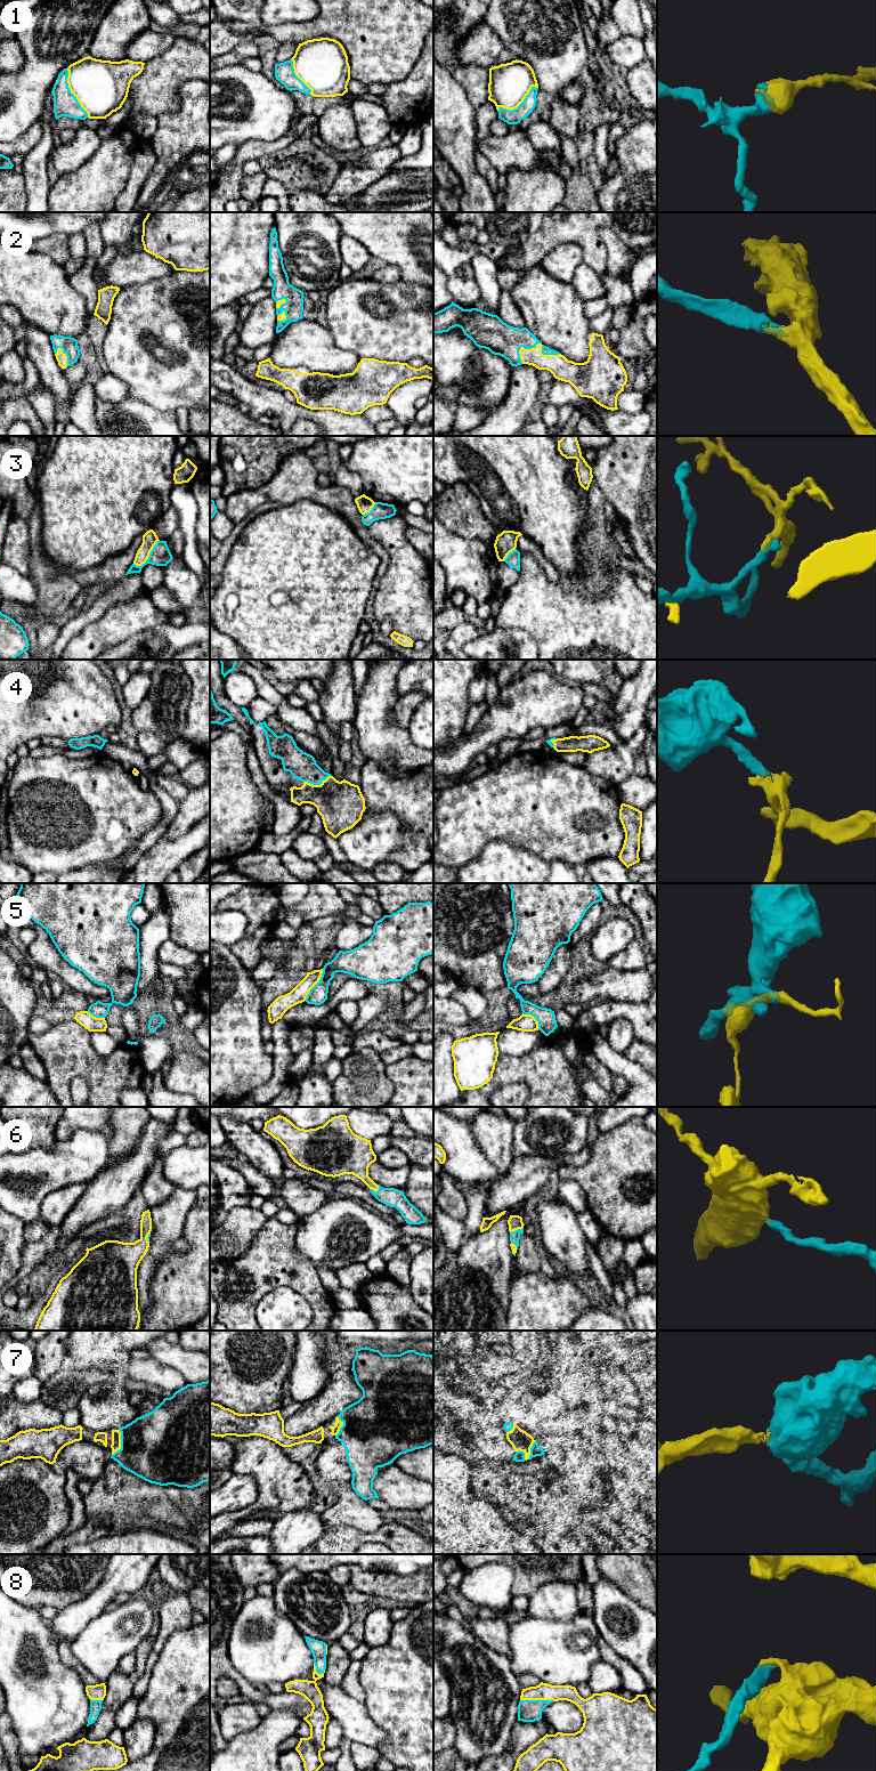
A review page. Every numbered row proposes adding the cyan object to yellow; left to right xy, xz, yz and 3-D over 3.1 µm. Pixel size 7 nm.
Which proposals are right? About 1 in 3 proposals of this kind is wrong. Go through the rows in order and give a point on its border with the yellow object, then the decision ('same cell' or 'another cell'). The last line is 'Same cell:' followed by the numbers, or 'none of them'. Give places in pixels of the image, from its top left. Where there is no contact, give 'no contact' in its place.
1: contact xy (71, 91); same cell
2: contact yz (542, 345); same cell
3: contact xy (148, 556); another cell
4: contact xz (317, 785); same cell
5: contact xz (315, 984); another cell
6: contact xz (375, 1191); same cell
7: contact xy (120, 1442); same cell
8: contact yz (537, 1699); same cell
Same cell: 1, 2, 4, 6, 7, 8

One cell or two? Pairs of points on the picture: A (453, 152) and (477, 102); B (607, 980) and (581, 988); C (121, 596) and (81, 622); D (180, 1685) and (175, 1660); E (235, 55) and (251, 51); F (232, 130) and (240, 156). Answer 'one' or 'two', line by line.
A: two
B: one
C: one
D: one
E: one
F: two

